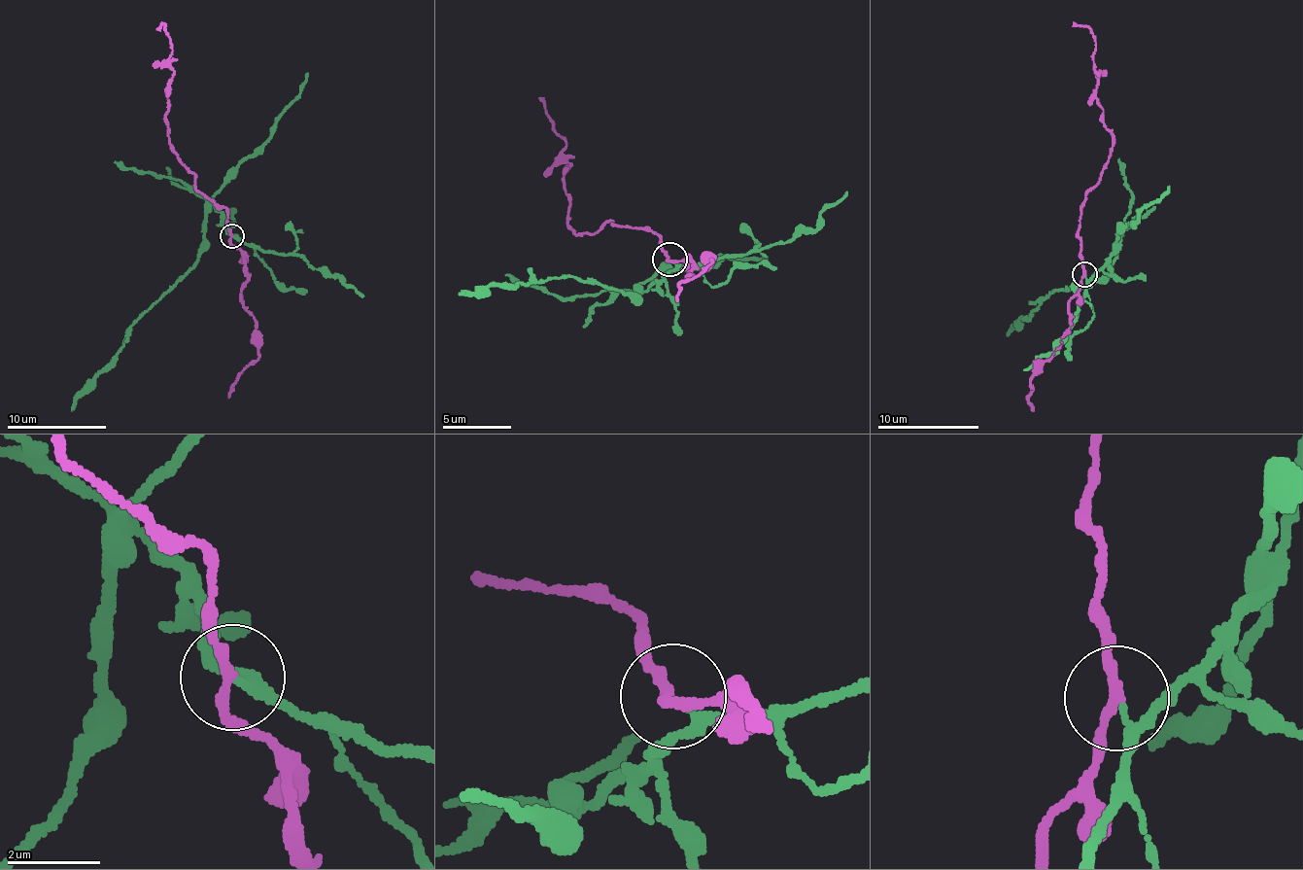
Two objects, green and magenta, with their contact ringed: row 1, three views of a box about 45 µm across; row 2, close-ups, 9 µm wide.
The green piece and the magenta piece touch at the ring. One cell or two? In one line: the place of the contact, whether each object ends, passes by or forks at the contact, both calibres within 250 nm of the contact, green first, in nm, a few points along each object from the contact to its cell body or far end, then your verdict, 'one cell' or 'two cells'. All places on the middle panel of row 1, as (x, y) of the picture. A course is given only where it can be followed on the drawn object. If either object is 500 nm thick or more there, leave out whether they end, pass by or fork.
place (669, 259); green passes by; magenta passes by; calibres 170 and 200 nm; course green (668, 262), (675, 265), (668, 275), (636, 294), (638, 302), (618, 291), (568, 277), (460, 295); course magenta (668, 258), (651, 229), (609, 222), (571, 229), (566, 139), (539, 96); two cells

